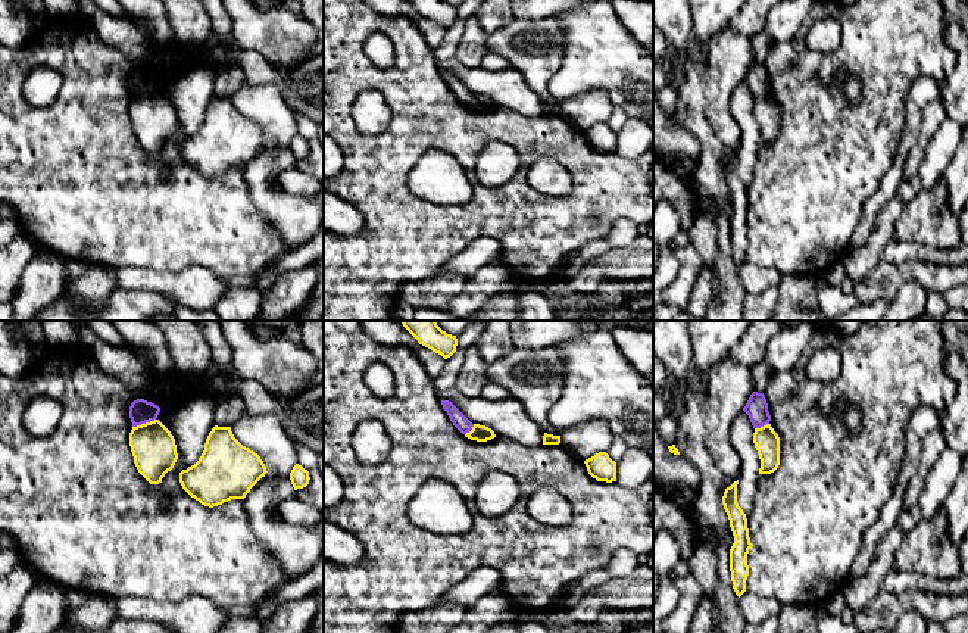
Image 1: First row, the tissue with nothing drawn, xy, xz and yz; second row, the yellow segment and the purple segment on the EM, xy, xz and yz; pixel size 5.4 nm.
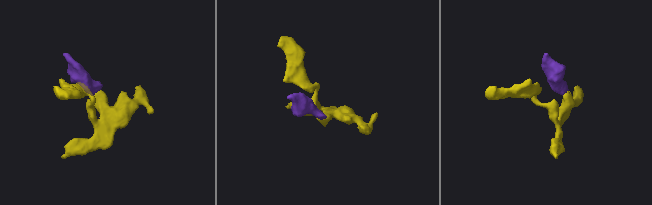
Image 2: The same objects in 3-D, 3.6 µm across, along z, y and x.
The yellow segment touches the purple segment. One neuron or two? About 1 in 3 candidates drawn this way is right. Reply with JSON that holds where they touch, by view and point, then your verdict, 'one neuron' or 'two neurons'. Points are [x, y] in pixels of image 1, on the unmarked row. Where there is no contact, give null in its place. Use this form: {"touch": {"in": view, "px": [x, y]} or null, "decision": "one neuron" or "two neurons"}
{"touch": {"in": "xy", "px": [143, 94]}, "decision": "one neuron"}

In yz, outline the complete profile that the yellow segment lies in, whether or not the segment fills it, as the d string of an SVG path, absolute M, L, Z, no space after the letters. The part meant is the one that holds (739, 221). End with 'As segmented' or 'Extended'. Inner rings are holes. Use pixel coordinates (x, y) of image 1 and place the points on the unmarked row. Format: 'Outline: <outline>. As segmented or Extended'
Outline: M734 152L725 159L722 175L730 190L730 197L734 206L734 213L730 219L730 241L736 265L740 268L746 262L746 250L749 246L747 224L752 218L747 188L737 174L737 155Z. As segmented

